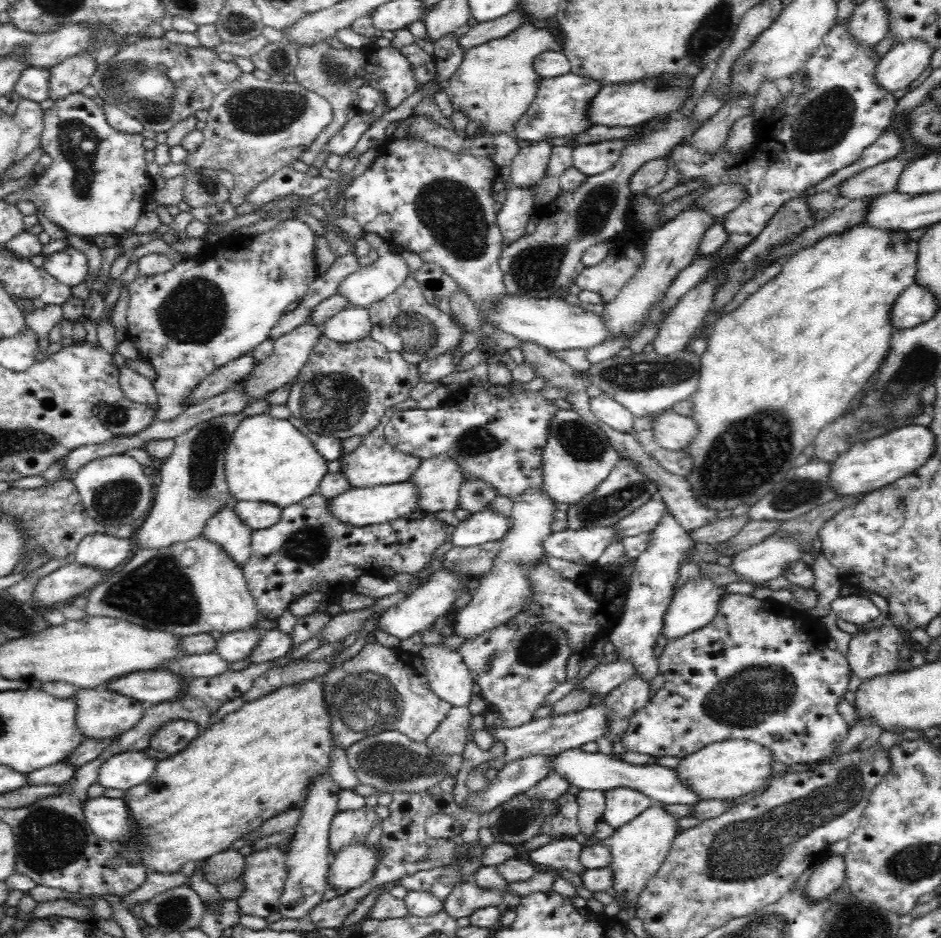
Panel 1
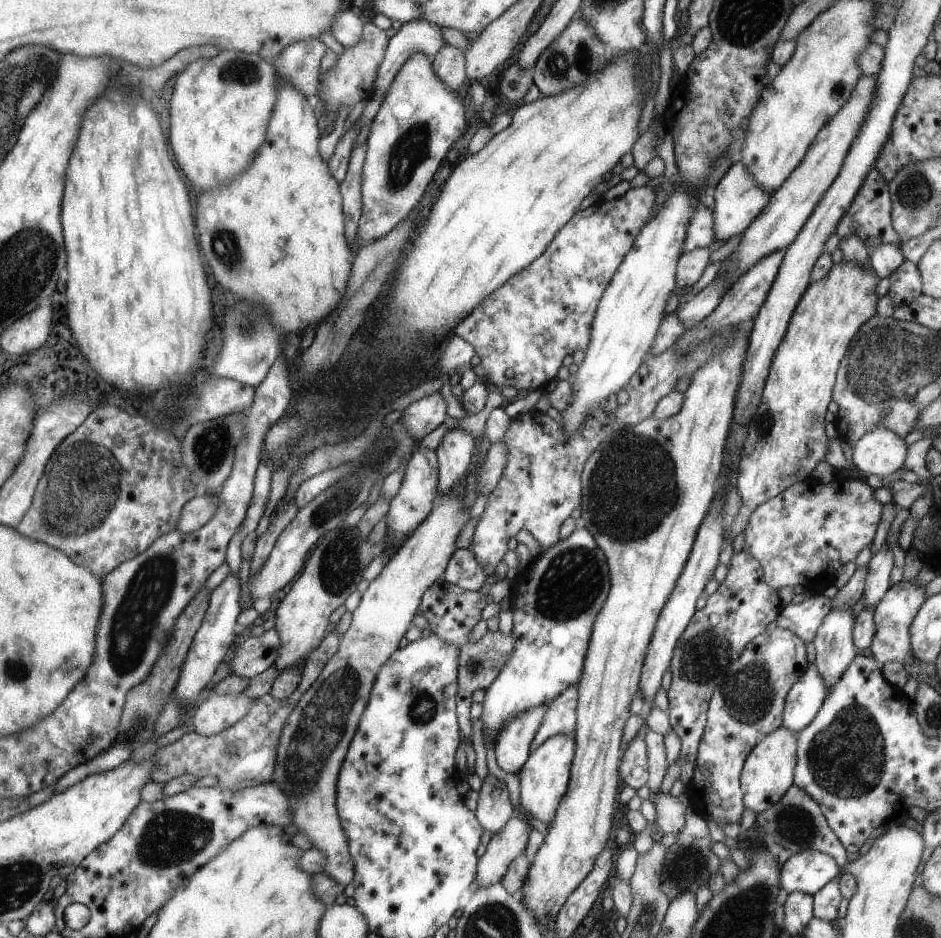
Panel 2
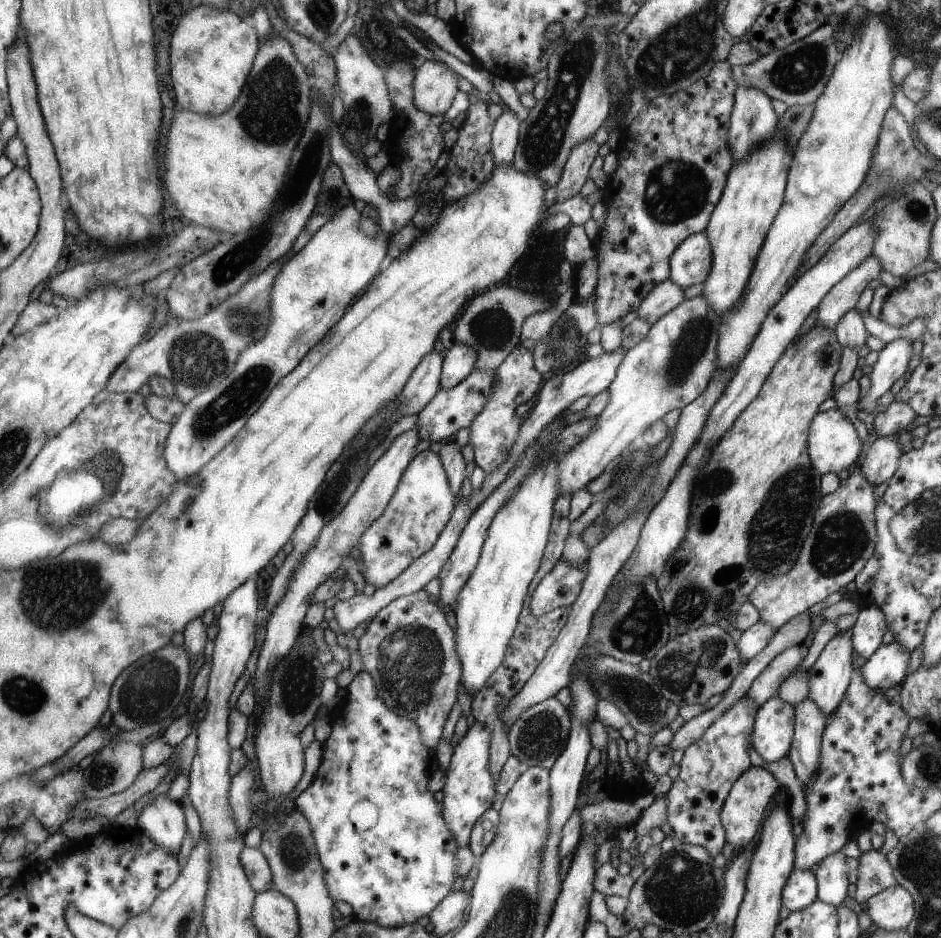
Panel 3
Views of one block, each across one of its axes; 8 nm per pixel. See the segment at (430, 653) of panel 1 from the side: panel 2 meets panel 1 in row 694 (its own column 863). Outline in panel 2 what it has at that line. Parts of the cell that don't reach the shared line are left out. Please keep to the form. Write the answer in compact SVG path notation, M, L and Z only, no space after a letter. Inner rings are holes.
M881 424L853 442L851 450L851 462L857 470L885 477L902 468L907 445Z

